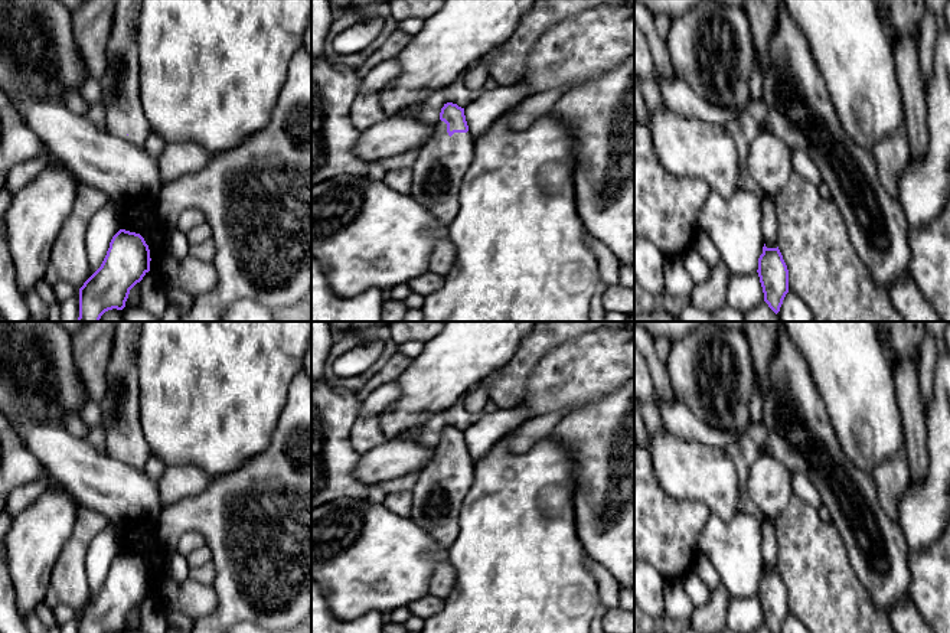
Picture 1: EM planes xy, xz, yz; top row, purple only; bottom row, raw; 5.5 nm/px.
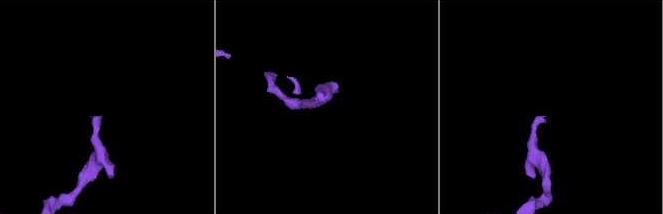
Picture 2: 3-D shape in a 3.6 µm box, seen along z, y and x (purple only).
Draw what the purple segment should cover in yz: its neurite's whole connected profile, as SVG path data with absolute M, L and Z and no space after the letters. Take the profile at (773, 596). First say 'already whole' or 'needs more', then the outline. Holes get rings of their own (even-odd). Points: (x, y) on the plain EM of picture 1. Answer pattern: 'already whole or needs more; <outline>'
already whole; M763 570L758 581L758 600L764 616L764 624L771 633L780 633L789 616L789 593L777 571Z

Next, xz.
needs more; M444 427L438 448L437 459L418 473L411 518L450 549L460 534L460 509L474 480L474 464L457 427Z

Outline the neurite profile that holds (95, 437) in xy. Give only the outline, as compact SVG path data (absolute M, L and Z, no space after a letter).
M97 427L89 430L88 437L85 438L95 450L104 451L105 430Z

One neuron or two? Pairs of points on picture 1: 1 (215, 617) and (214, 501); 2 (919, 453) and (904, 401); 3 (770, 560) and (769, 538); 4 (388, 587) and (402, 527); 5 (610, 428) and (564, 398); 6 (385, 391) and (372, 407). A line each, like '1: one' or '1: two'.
1: one
2: one
3: one
4: one
5: two
6: one

